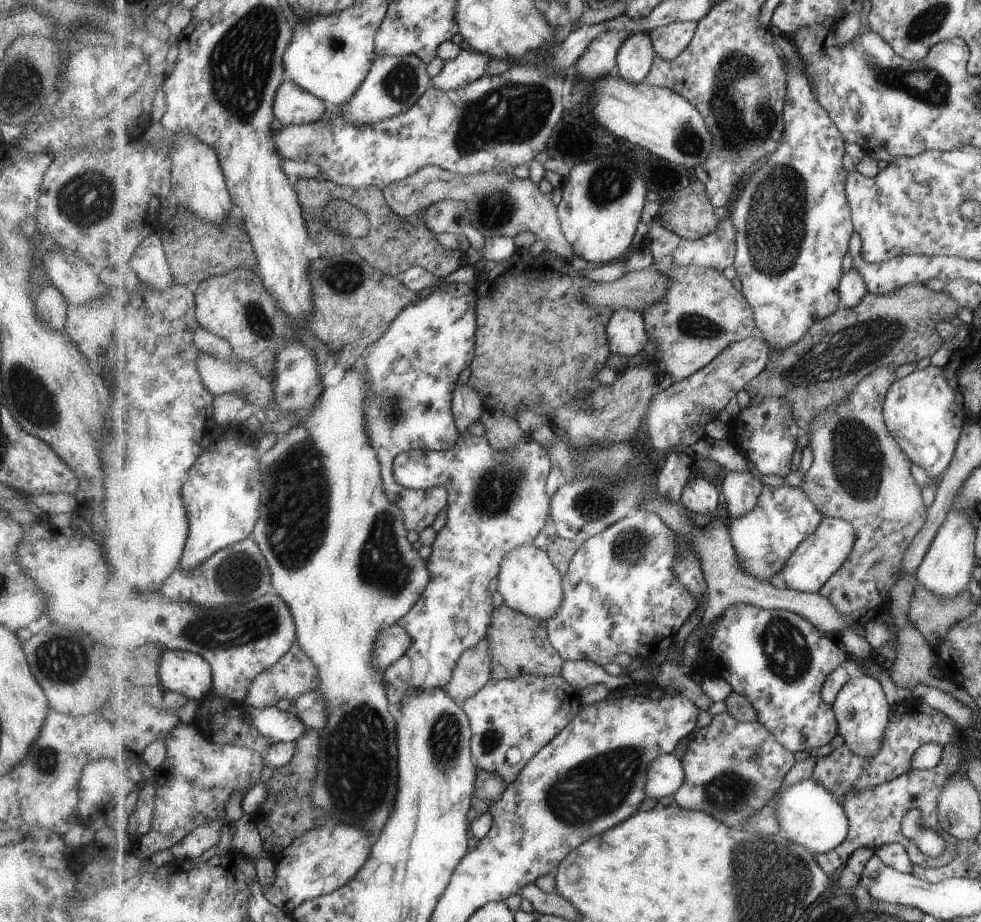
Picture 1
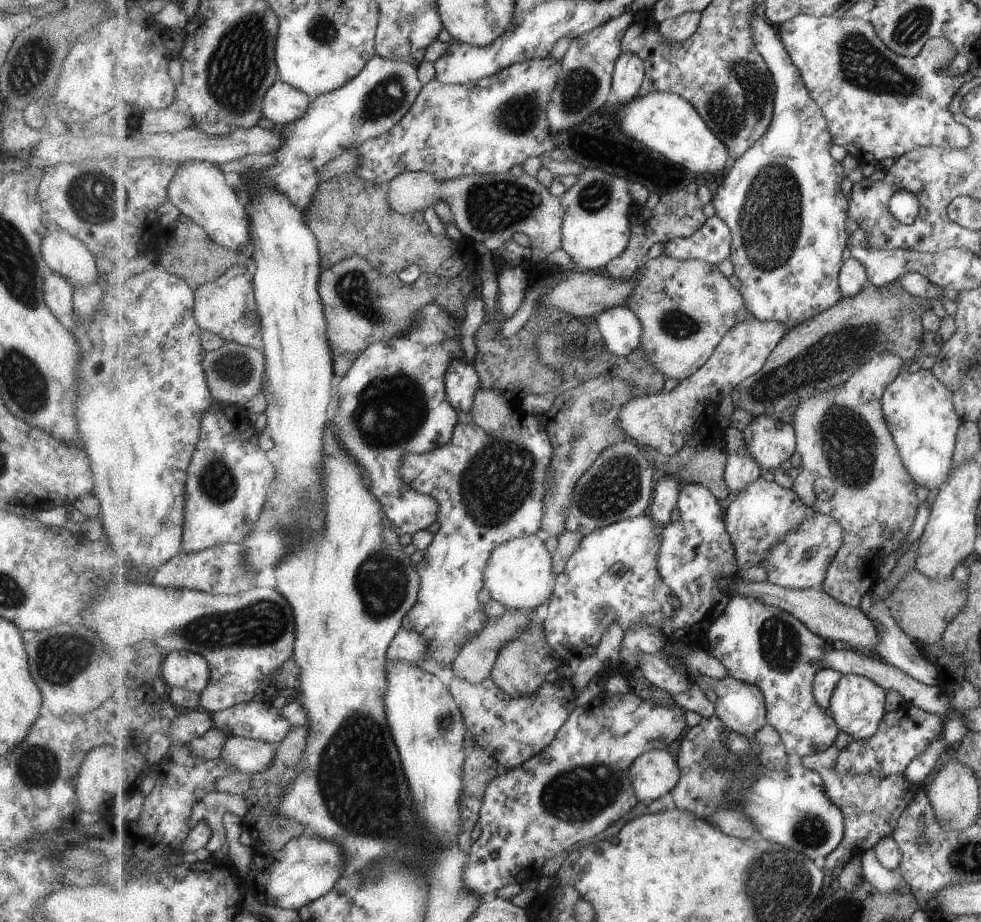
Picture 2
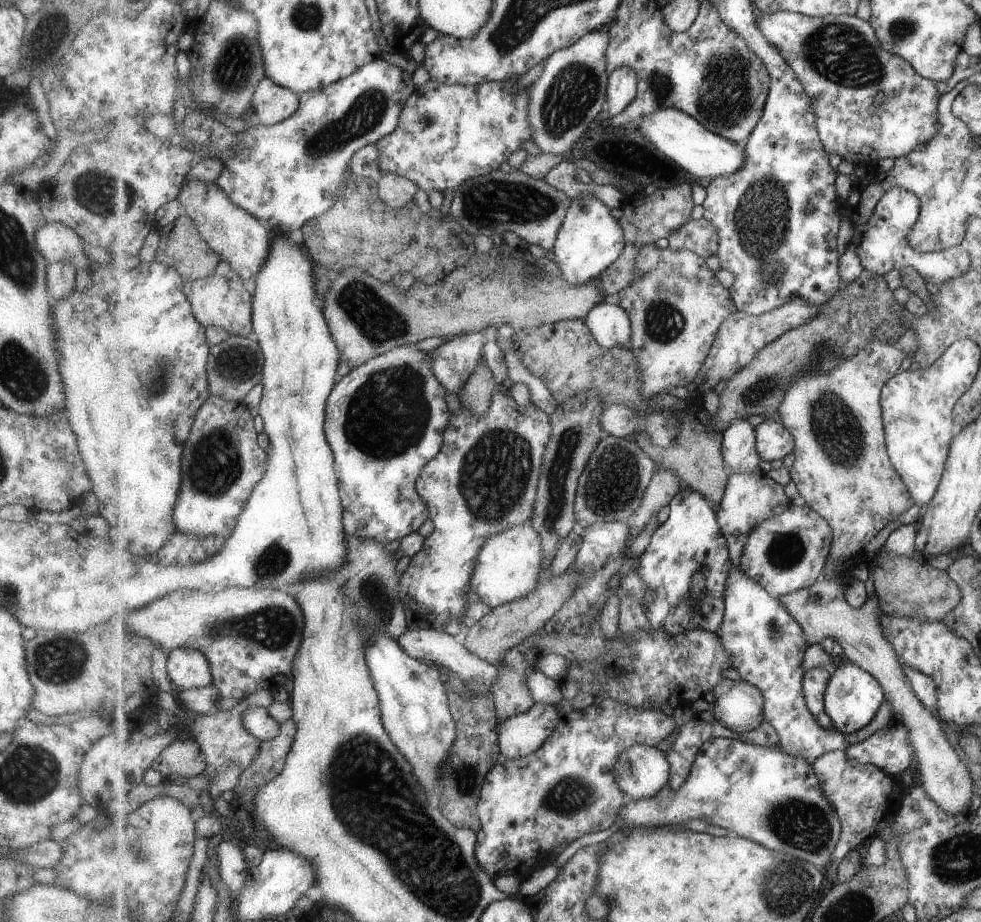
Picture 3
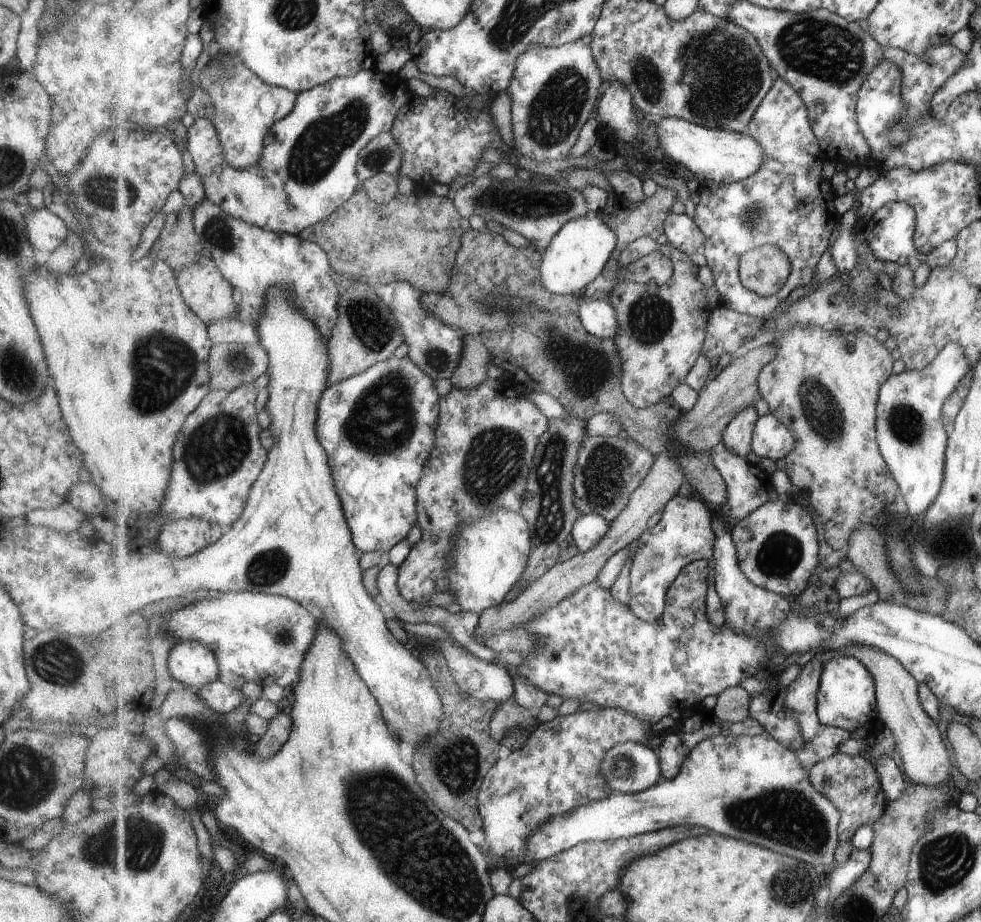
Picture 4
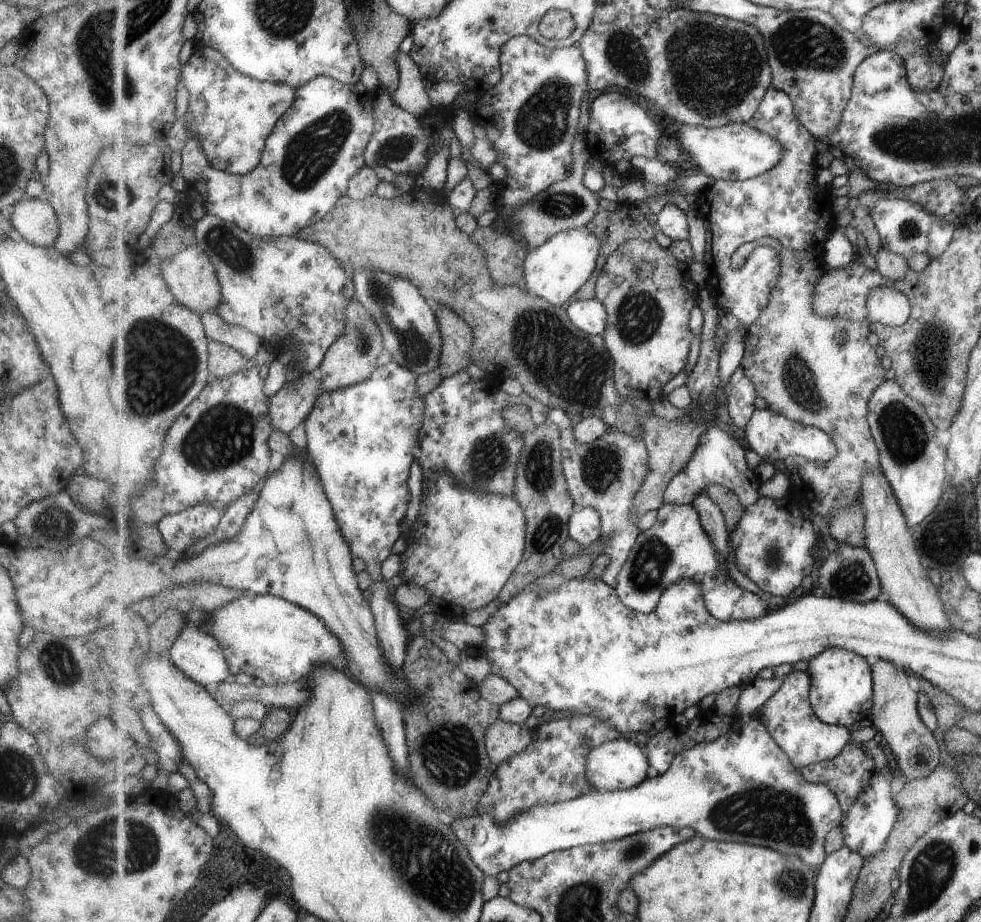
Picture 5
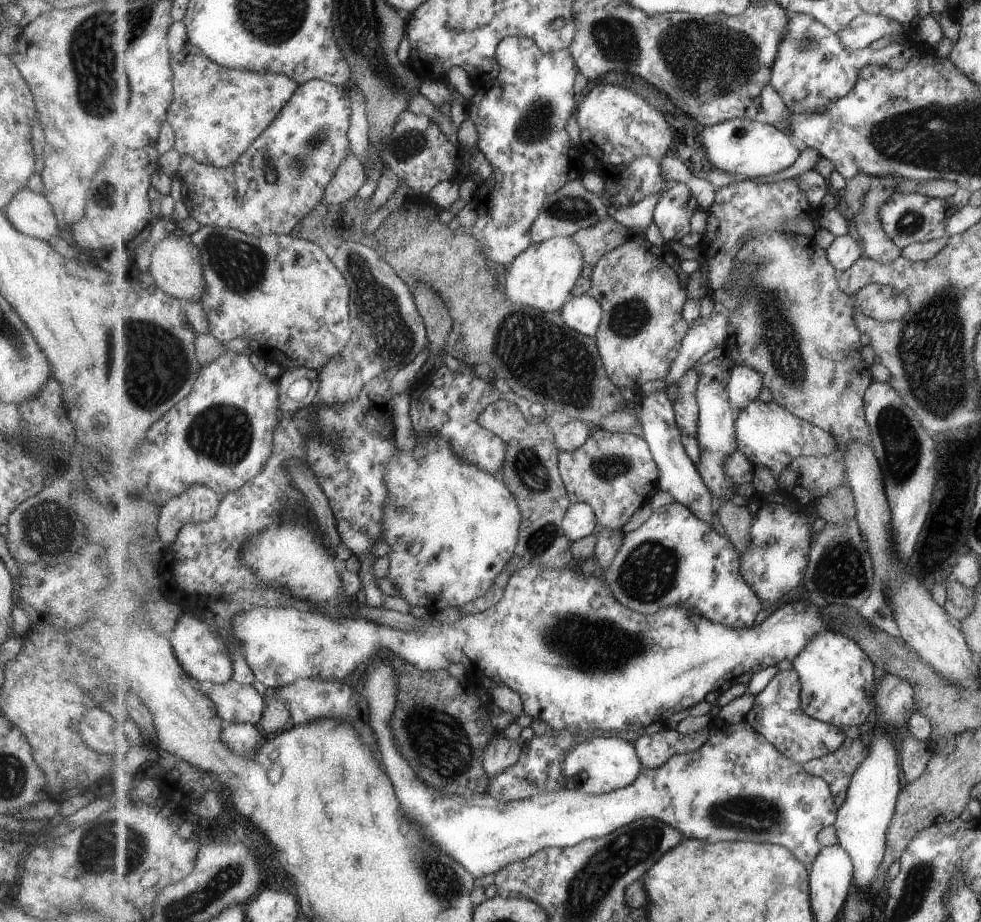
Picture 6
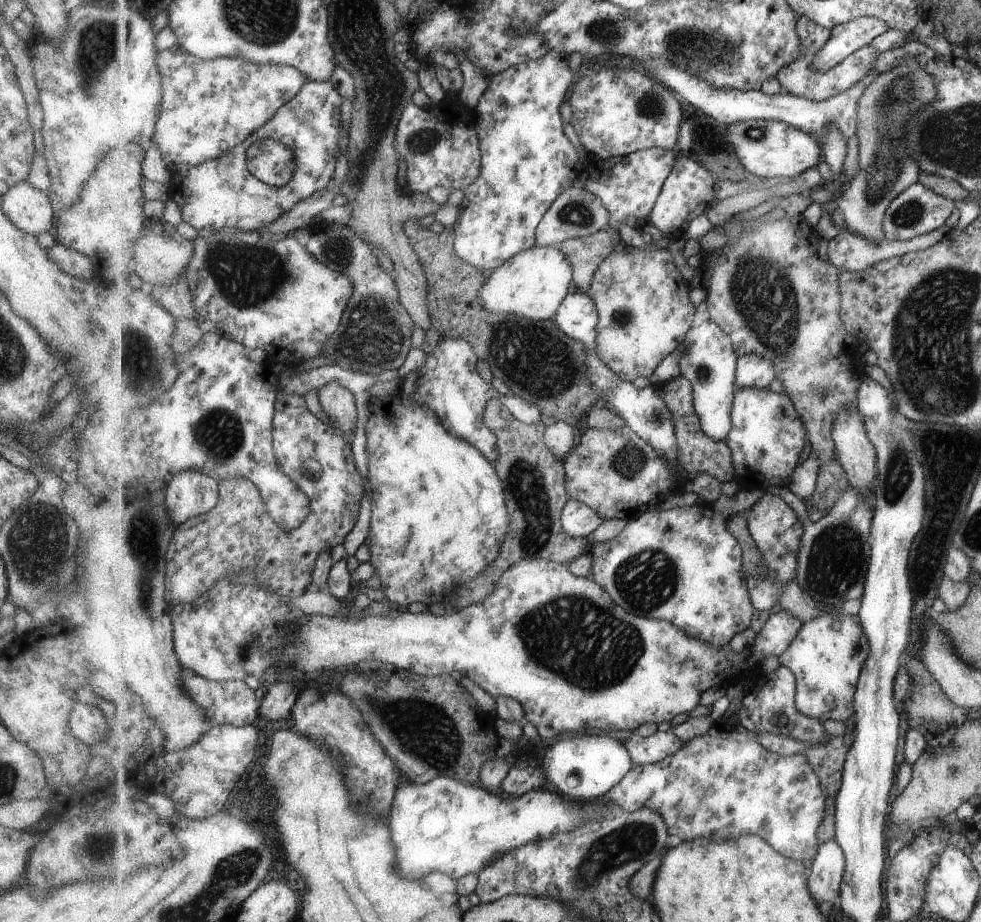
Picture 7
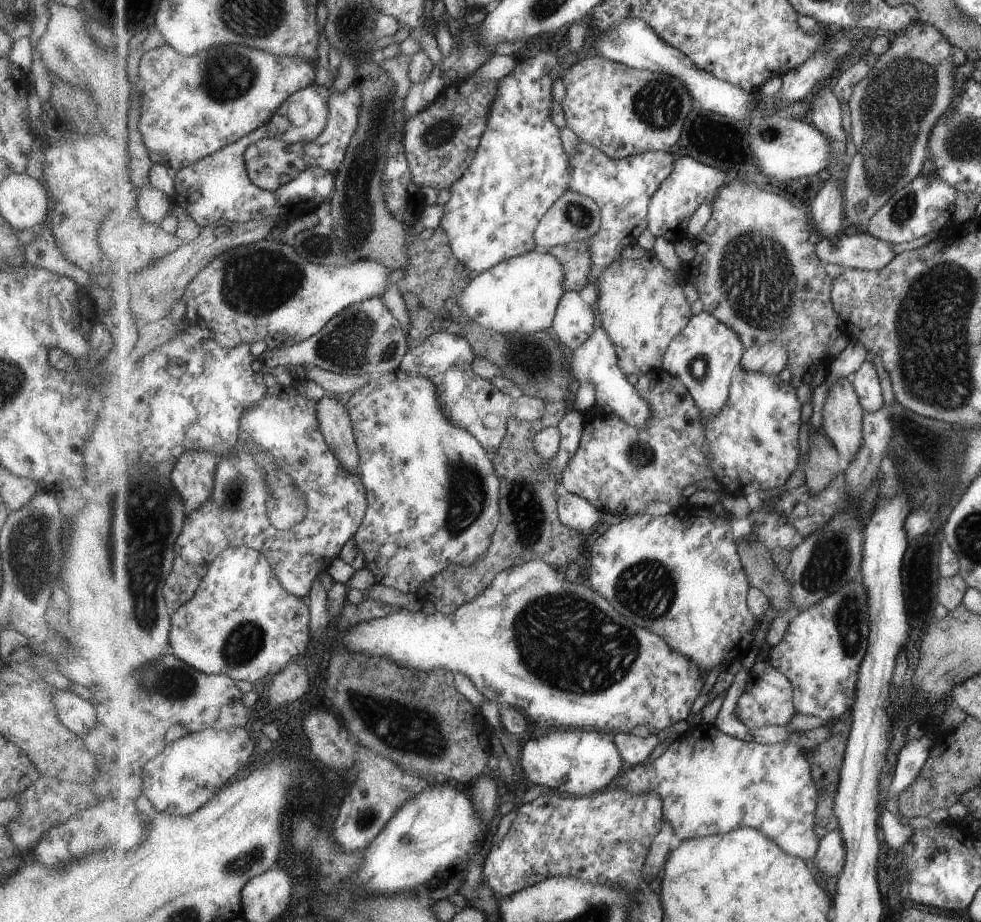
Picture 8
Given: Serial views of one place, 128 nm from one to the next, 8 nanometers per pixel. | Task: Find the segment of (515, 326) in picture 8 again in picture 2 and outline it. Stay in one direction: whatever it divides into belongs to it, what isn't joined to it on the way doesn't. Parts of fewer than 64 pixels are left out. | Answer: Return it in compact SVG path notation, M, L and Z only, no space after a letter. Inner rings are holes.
M587 167L578 175L578 181L567 189L561 202L565 211L562 248L583 271L606 267L628 249L632 240L631 214L636 205L627 178L601 168Z

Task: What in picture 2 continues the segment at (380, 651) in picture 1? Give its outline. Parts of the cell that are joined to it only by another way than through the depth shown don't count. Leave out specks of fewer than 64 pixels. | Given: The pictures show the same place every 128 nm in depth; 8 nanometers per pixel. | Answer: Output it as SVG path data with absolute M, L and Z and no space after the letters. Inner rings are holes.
M401 629L388 648L388 659L421 664L428 656L428 643L418 632Z

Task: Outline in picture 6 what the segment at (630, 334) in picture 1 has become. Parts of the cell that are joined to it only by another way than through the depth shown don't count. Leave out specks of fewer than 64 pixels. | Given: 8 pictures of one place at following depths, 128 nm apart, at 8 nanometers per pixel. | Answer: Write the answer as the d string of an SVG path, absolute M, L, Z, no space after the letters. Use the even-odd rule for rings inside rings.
M591 294L574 296L560 313L573 330L590 337L596 336L604 321L604 308Z

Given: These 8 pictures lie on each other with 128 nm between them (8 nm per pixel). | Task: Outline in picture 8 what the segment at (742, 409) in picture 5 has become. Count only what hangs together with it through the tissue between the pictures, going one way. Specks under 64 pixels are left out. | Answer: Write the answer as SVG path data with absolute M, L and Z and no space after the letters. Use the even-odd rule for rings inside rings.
M767 343L745 351L740 368L745 372L777 375L788 366L788 352L780 343Z

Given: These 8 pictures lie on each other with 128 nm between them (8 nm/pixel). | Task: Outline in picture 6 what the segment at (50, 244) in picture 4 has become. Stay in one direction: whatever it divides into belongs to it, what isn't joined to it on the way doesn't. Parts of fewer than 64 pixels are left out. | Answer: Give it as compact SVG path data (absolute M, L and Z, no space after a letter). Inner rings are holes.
M23 188L3 210L9 224L25 236L49 242L60 234L53 211L41 193Z

